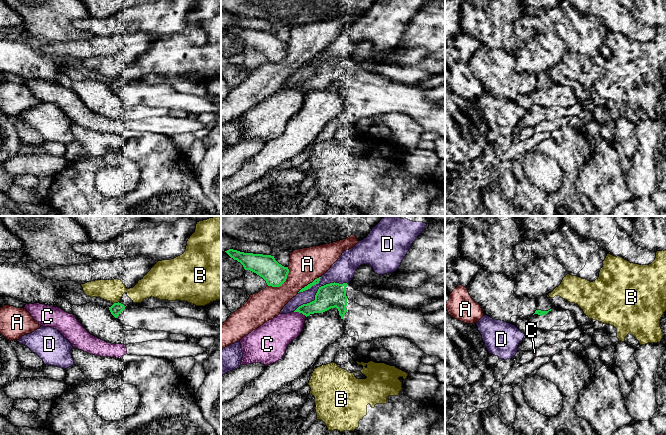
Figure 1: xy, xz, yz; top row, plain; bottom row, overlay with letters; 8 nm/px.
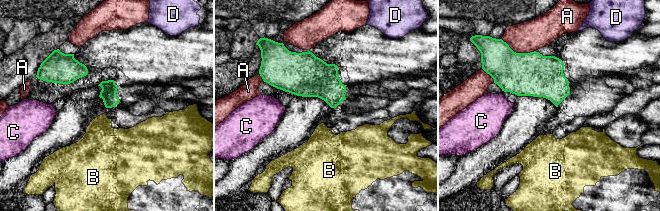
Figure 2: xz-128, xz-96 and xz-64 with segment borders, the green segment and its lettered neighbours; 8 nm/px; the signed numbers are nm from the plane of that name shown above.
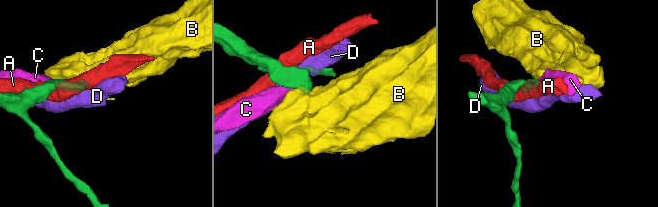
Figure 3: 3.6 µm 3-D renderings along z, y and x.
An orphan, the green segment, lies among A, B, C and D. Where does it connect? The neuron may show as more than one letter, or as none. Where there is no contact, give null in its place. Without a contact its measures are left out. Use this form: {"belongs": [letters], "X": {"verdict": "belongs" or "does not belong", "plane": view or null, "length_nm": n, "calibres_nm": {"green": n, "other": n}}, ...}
{"belongs": [], "A": {"verdict": "does not belong", "plane": "xz", "length_nm": 220, "calibres_nm": {"green": 180, "other": 260}}, "B": {"verdict": "does not belong", "plane": "xy", "length_nm": 50, "calibres_nm": {"green": 90, "other": 180}}, "C": {"verdict": "does not belong", "plane": "xz", "length_nm": 110, "calibres_nm": {"green": 190, "other": 260}}, "D": {"verdict": "does not belong", "plane": "xz", "length_nm": 500, "calibres_nm": {"green": 200, "other": 190}}}

